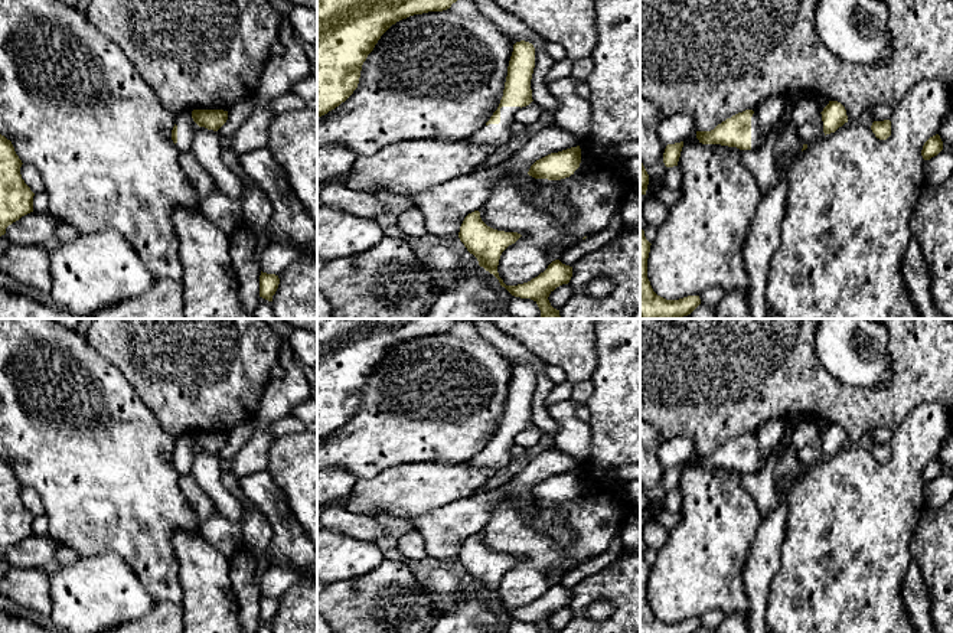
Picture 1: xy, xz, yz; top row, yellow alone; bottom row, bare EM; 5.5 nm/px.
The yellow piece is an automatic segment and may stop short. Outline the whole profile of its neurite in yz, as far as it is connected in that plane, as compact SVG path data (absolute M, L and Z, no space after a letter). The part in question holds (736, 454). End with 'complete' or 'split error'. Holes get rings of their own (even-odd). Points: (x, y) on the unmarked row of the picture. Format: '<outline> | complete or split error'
M745 433L727 441L711 454L696 454L702 467L721 467L740 473L758 473L767 464L768 456L763 456L757 435Z | split error

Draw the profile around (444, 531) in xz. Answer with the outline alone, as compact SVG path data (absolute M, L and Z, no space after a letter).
M549 448L536 454L518 476L505 484L408 521L424 538L428 557L456 561L464 541L479 534L487 523L499 499L528 497L536 483L577 469L580 464L574 457Z

